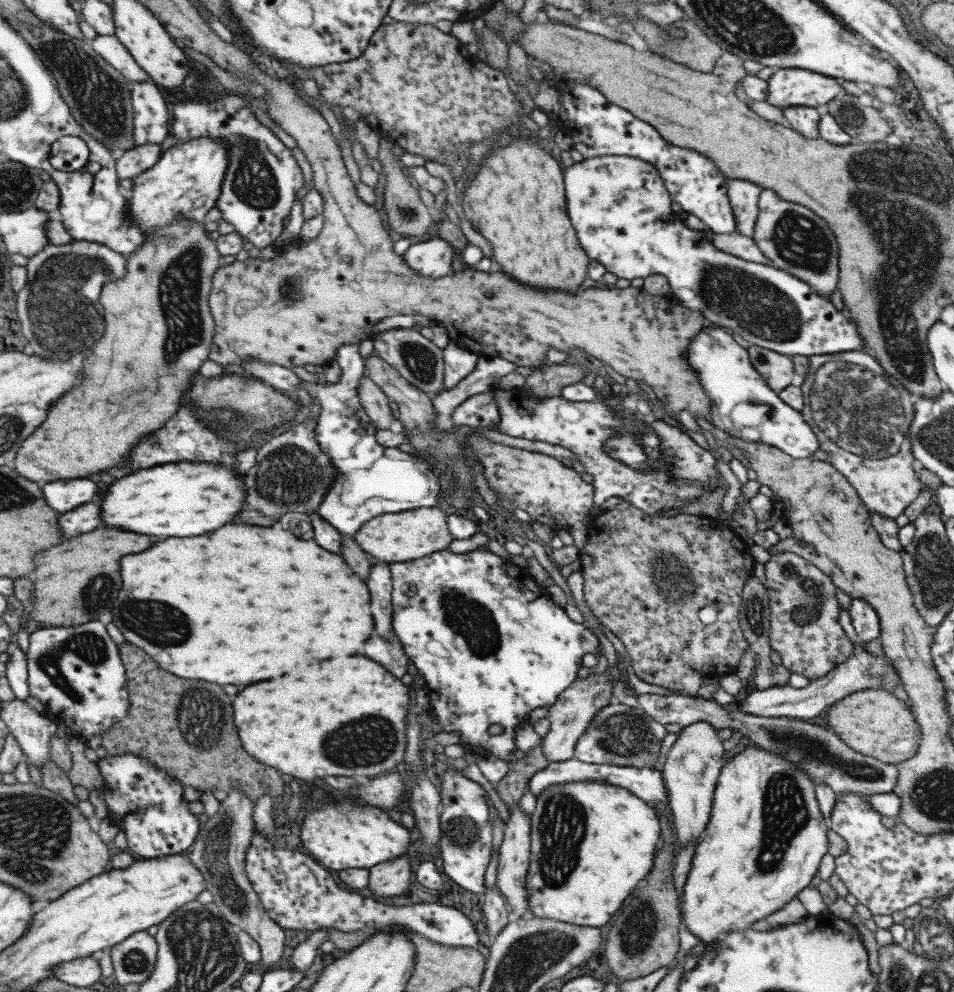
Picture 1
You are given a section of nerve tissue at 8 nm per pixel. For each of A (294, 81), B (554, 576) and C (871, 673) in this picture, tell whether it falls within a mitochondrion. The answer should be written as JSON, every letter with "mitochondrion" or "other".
{"A":"other","B":"other","C":"mitochondrion"}

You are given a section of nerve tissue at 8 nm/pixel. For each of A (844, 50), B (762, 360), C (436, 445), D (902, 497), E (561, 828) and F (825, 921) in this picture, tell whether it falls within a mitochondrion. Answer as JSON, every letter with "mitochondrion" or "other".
{"A":"other","B":"mitochondrion","C":"mitochondrion","D":"other","E":"mitochondrion","F":"other"}

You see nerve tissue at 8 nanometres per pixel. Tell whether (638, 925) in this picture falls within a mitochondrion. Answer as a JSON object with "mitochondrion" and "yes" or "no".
{"mitochondrion":"yes"}

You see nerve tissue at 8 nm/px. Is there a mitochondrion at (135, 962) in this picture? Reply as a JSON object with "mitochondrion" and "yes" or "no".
{"mitochondrion":"yes"}

